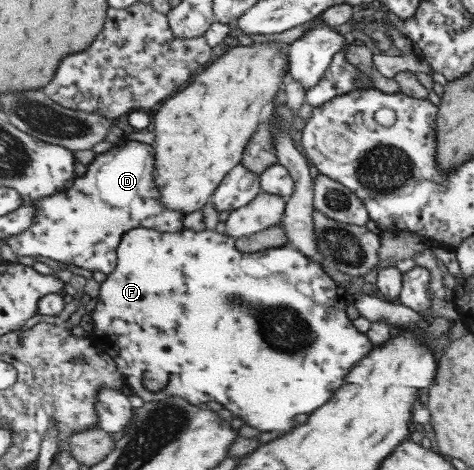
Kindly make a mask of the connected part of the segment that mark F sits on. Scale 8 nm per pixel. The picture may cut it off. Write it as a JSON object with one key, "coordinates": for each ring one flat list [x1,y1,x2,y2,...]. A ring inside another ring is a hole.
{"coordinates":[[139,226,137,229,128,231,124,235,118,250,117,269,107,276,100,286,98,303,91,313,94,320,94,332,90,339,103,352,112,356,125,379,129,379,129,385,137,389,137,385,145,391,144,375,155,369,169,372,169,383,162,389,166,395,145,395,145,401,161,401,171,396,179,396,201,405,207,401,219,401,227,409,231,409,237,417,245,419,251,427,257,427,261,431,291,431,295,427,295,417,305,413,311,415,319,407,323,407,339,387,344,386,349,373,357,362,363,361,365,357,376,350,376,344,369,339,365,332,361,331,353,321,347,317,347,307,355,304,355,296,347,292,347,289,335,283,327,273,323,271,320,264,310,260,303,252,291,248,290,245,271,248,258,252,243,252,236,247,235,238,228,234,223,235,217,230,193,231,182,229,177,233,150,230,147,227]]}

